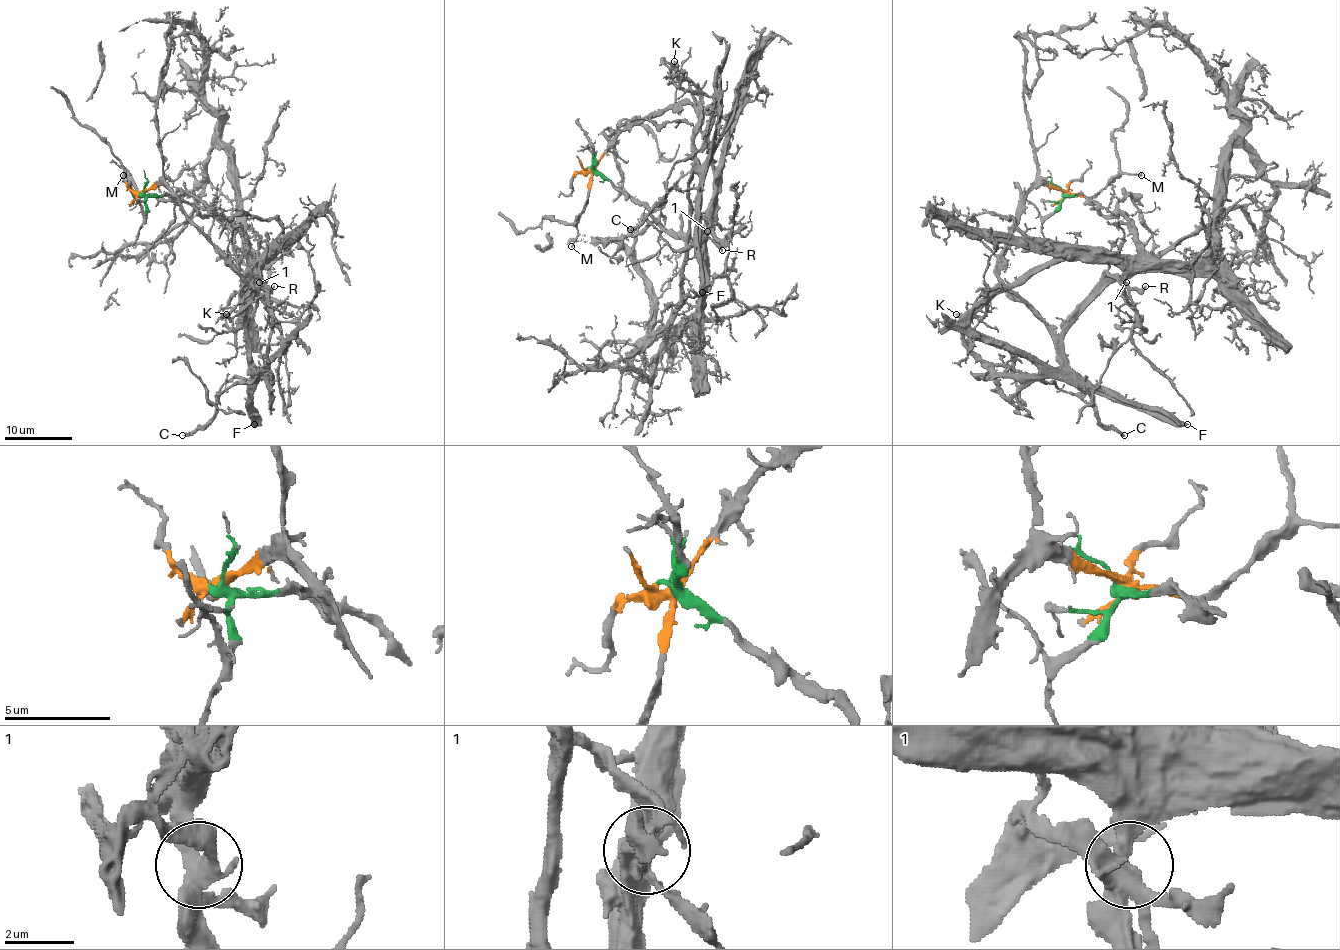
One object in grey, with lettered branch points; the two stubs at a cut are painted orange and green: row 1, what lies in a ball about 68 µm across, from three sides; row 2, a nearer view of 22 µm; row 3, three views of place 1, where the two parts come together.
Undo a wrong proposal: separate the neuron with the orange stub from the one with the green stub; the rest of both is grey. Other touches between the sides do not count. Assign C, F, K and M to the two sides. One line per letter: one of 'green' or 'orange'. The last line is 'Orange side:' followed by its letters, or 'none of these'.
C: orange
F: orange
K: orange
M: orange
Orange side: C, F, K, M

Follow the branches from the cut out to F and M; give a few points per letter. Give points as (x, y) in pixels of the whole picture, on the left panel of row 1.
F: (142, 193), (162, 184), (173, 194), (179, 210), (242, 278), (251, 293), (246, 318), (254, 423)
M: (142, 193), (140, 196), (129, 174), (123, 176)

